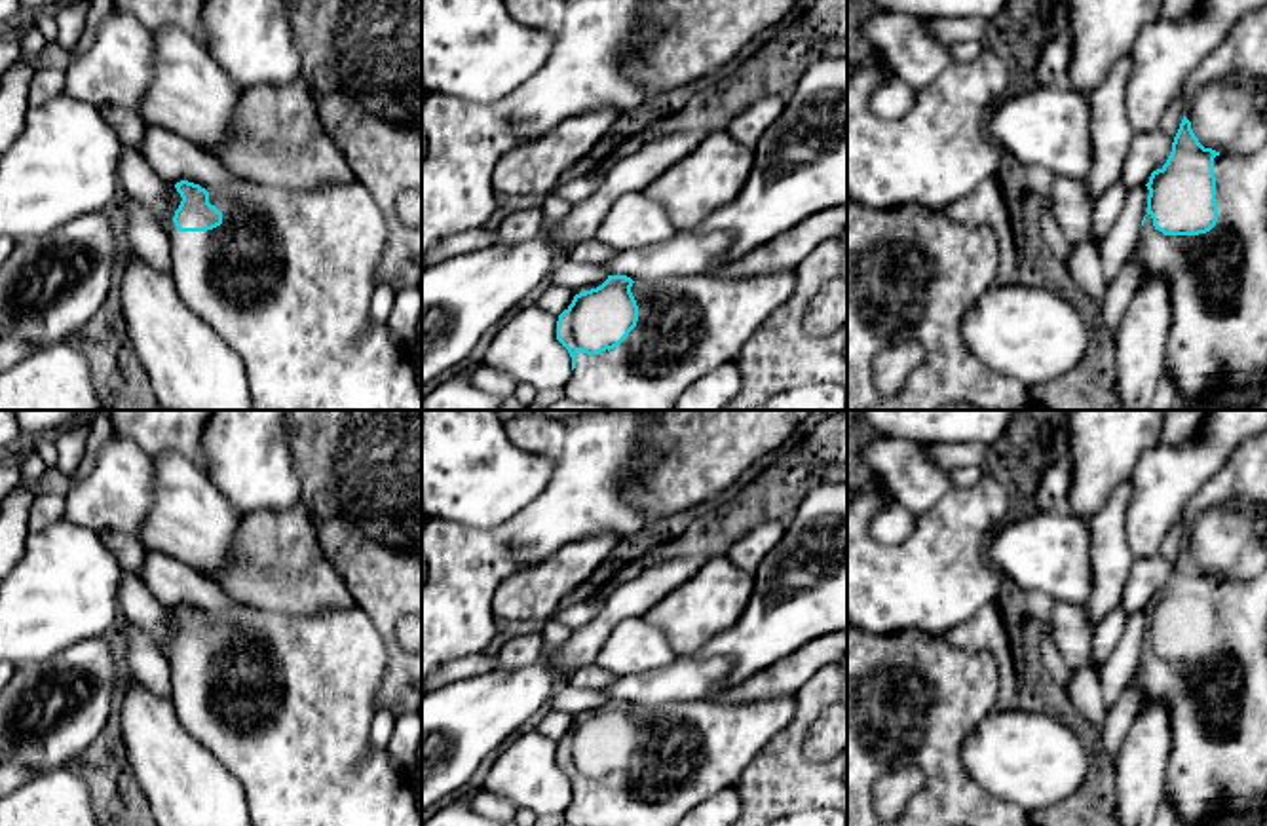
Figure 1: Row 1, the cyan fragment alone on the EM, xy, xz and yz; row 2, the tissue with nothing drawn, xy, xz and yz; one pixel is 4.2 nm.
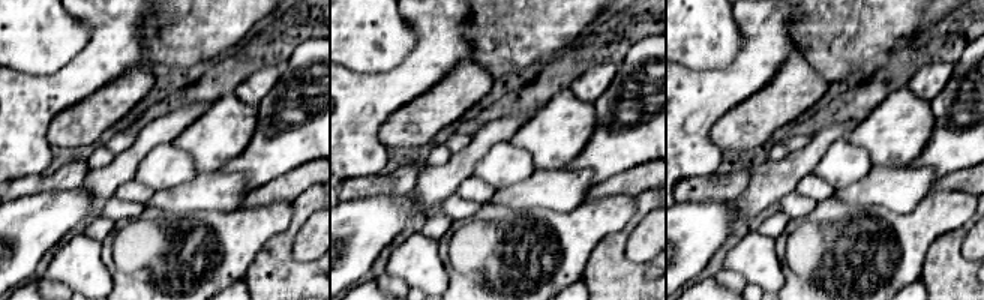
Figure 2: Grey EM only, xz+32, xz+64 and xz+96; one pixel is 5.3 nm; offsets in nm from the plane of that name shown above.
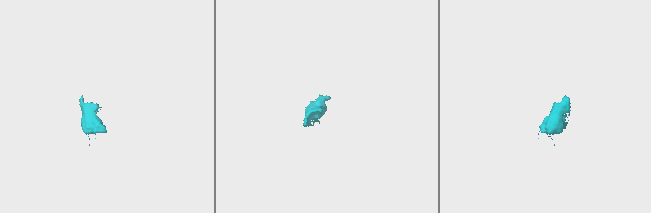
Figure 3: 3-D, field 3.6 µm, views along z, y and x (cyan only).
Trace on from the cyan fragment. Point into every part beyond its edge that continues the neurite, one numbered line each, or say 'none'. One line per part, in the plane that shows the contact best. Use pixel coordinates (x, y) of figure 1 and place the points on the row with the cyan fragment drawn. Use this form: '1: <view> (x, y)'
1: yz (1218, 281)

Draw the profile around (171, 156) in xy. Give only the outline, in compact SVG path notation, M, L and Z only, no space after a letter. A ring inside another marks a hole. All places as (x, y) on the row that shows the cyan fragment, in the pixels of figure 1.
M148 122L144 125L142 156L154 173L173 186L188 180L207 192L230 196L243 178L215 154L203 152L184 137Z

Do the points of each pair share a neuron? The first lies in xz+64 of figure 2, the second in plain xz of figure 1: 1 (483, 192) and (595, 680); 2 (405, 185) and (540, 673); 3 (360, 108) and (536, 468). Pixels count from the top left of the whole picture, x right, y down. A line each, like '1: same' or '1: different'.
1: same
2: different
3: different

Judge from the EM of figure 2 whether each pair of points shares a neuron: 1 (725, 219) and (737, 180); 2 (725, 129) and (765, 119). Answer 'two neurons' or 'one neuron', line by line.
1: two neurons
2: one neuron

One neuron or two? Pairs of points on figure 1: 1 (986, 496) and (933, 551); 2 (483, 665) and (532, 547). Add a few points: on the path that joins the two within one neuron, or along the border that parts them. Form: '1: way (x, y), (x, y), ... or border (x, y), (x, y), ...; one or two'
1: way (975, 509), (946, 538); one
2: border (481, 652), (454, 657), (441, 667); two

